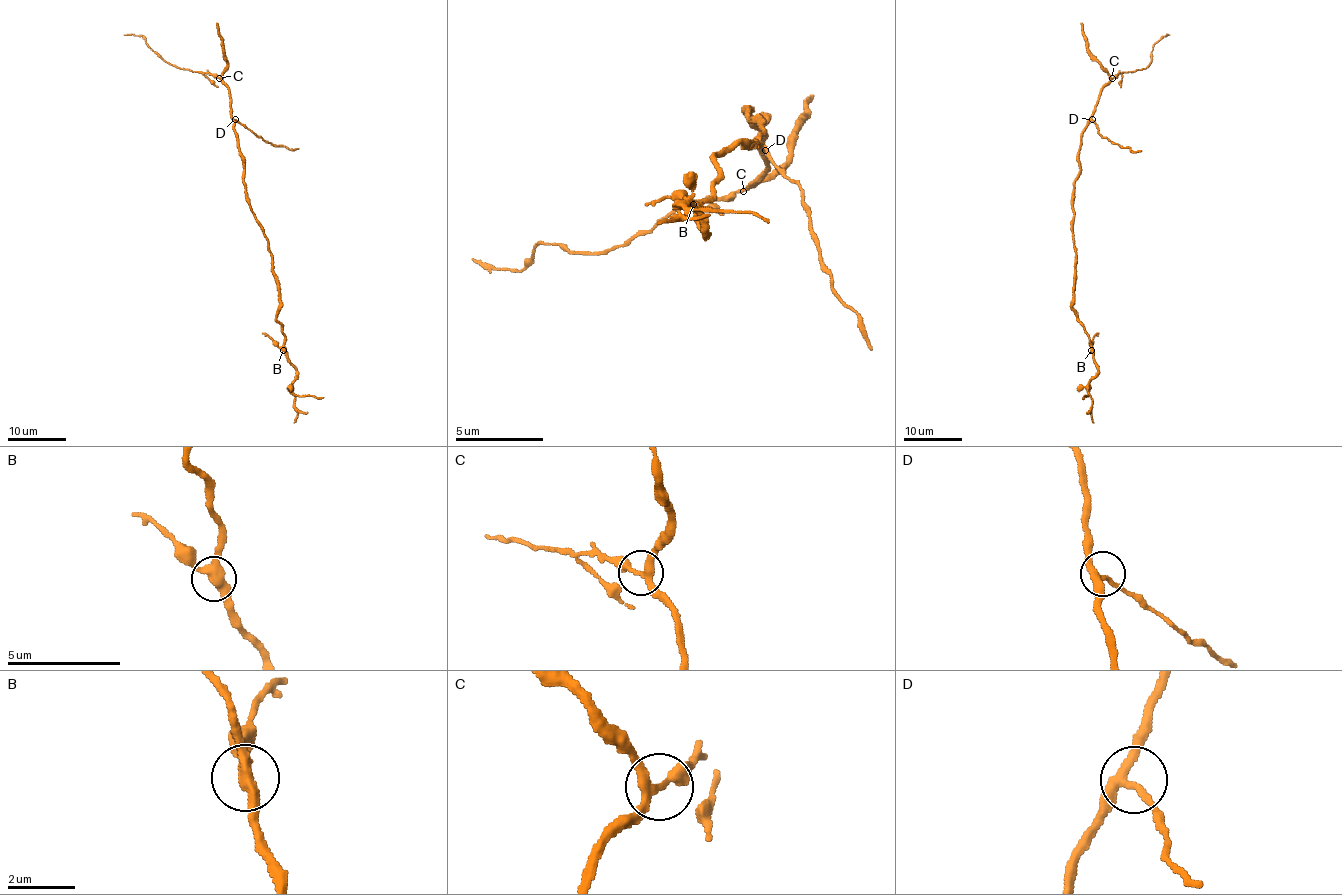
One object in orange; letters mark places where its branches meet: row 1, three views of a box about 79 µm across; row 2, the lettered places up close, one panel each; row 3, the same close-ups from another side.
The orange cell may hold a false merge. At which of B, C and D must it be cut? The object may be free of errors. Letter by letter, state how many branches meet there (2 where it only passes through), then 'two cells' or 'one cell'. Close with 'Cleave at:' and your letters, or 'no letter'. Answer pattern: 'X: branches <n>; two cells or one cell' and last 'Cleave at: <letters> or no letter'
B: branches 3; two cells
C: branches 3; one cell
D: branches 3; one cell
Cleave at: B

